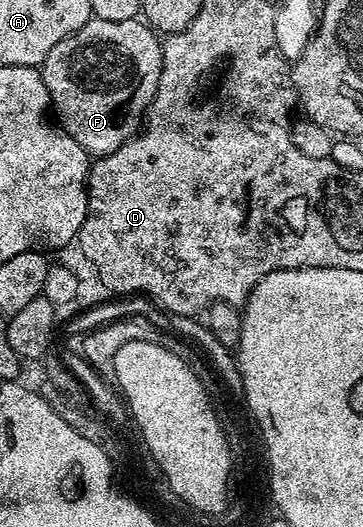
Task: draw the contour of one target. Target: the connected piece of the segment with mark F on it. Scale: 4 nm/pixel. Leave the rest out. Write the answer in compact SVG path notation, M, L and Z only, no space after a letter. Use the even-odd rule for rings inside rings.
M93 17L76 33L69 35L64 41L60 41L48 53L48 57L42 62L40 68L42 80L50 94L50 106L53 114L58 114L57 122L63 131L67 133L85 149L91 157L101 157L120 149L140 127L140 120L145 116L150 102L154 99L156 89L160 85L160 73L162 72L162 44L153 27L141 18L128 21L104 21ZM78 39L104 39L114 41L124 53L130 53L130 57L140 65L140 75L144 77L142 85L136 91L124 89L122 91L110 91L100 85L90 85L94 79L86 79L86 65L78 65L76 57L80 57L80 49L86 45L86 41Z

